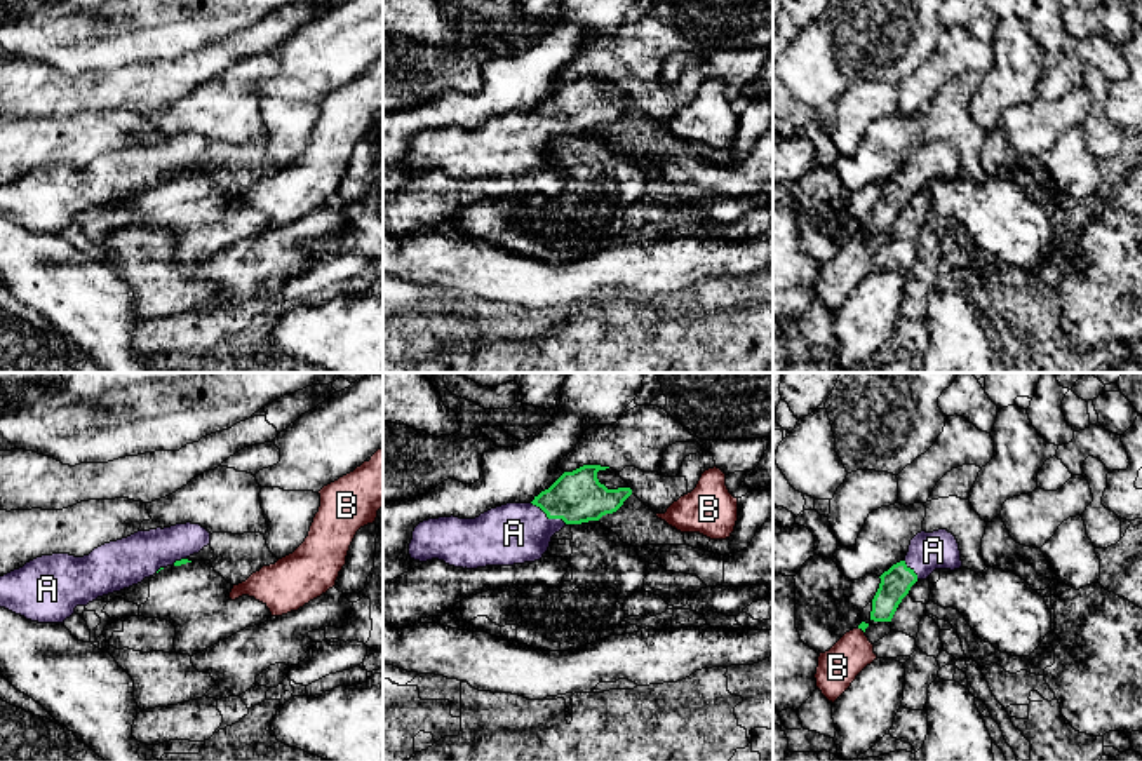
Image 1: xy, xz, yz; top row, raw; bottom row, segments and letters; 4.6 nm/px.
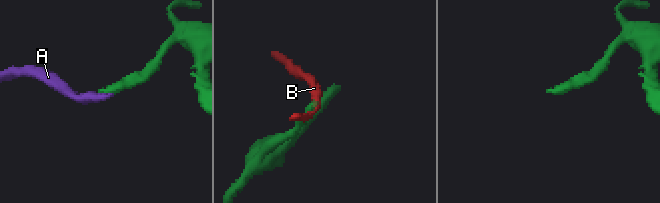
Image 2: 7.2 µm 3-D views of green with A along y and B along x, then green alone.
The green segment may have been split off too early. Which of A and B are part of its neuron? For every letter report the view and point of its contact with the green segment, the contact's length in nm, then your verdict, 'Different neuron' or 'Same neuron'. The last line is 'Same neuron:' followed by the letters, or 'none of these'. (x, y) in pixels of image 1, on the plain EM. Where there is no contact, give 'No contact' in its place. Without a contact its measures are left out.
A: Touches green at xz (549, 127). Shared border 190 nm. Same neuron
B: Touches green at yz (860, 237). Shared border 50 nm. Different neuron
Same neuron: A

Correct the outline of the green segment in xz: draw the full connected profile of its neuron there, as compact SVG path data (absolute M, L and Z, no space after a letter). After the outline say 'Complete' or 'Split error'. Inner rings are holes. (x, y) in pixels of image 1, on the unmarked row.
M583 75L564 82L548 99L531 113L507 113L480 124L475 129L439 127L420 132L413 141L409 165L414 171L444 171L454 178L477 179L486 176L514 176L534 172L548 160L552 146L566 134L599 131L616 122L632 104L630 98L608 99L599 92L597 82L609 77Z. Split error

